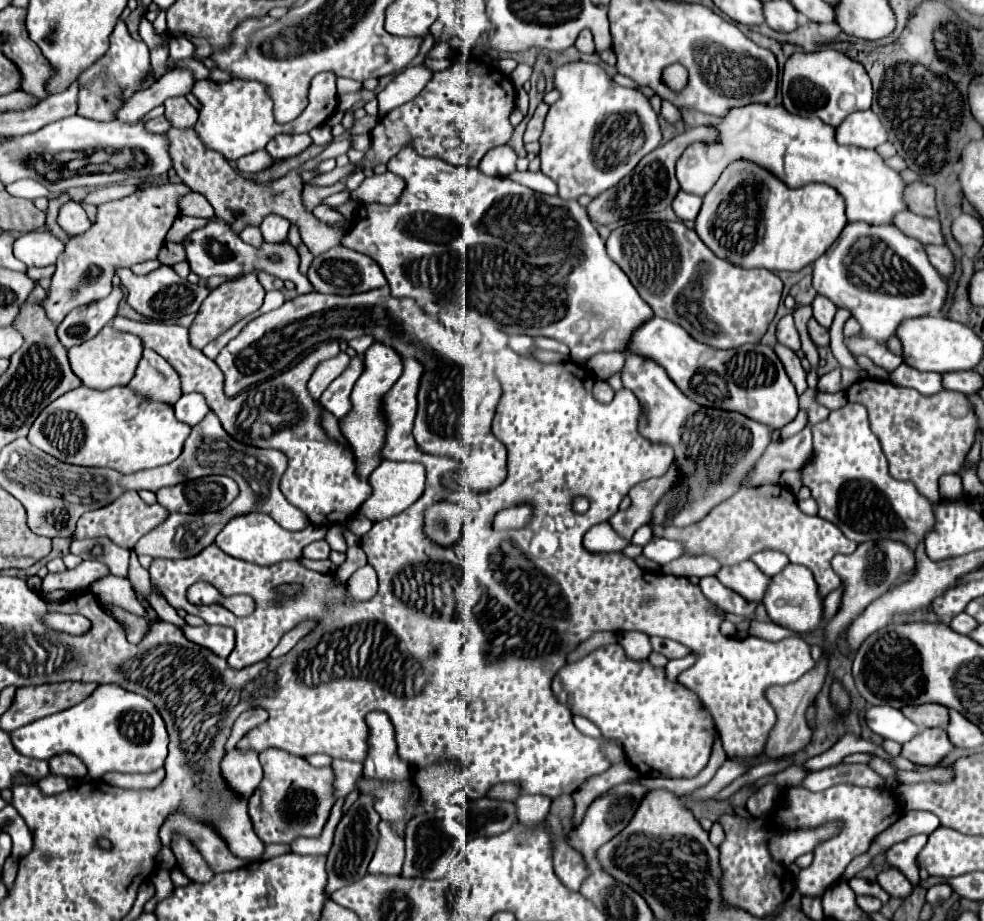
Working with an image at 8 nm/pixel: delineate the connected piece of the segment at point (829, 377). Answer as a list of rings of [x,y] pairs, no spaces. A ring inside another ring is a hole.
[[[834,369],[826,375],[822,375],[818,379],[818,391],[822,393],[838,393],[842,391],[842,383],[840,383],[840,369]]]

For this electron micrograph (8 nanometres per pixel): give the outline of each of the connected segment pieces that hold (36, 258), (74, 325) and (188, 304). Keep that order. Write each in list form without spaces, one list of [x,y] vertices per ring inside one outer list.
[[[30,231],[20,235],[14,243],[14,255],[28,267],[54,265],[58,255],[64,251],[64,243],[50,231]]]
[[[112,287],[112,293],[100,301],[90,305],[82,305],[72,309],[64,321],[58,325],[58,339],[60,343],[70,349],[80,345],[100,333],[100,329],[110,323],[118,313],[118,303],[122,301],[122,289]]]
[[[158,267],[156,271],[138,277],[134,275],[130,269],[116,268],[116,275],[122,279],[122,285],[128,291],[128,305],[132,309],[136,309],[140,315],[148,317],[148,319],[156,319],[156,321],[168,321],[168,319],[176,319],[188,313],[196,313],[202,305],[202,301],[208,297],[208,289],[200,287],[200,285],[192,285],[186,279],[178,277],[172,267]]]

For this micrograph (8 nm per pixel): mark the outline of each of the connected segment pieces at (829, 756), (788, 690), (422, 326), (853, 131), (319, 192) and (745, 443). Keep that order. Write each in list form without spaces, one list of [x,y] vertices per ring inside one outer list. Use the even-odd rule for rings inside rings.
[[[844,735],[832,749],[828,749],[828,751],[822,753],[822,755],[816,755],[816,757],[804,761],[802,767],[804,767],[808,773],[812,773],[812,771],[816,771],[816,769],[824,769],[824,767],[828,767],[828,765],[842,763],[842,759],[844,759],[846,755],[850,755],[850,753],[862,753],[862,751],[866,751],[866,753],[876,753],[876,755],[880,755],[884,761],[890,761],[890,755],[888,755],[884,749],[880,749],[878,745],[874,745],[874,743],[870,743],[870,741],[864,741],[864,739],[860,739],[860,737],[854,737],[854,735]]]
[[[824,651],[822,659],[816,663],[816,667],[812,671],[808,671],[804,677],[800,677],[798,681],[790,683],[790,685],[772,685],[766,691],[766,699],[776,709],[778,721],[768,735],[768,741],[764,745],[764,755],[768,755],[770,759],[780,759],[780,757],[786,757],[786,755],[792,755],[792,753],[800,751],[804,745],[810,743],[812,733],[810,733],[810,727],[806,723],[806,709],[814,703],[818,691],[824,685],[826,675],[828,675],[828,653]]]
[[[388,285],[350,297],[324,293],[298,295],[282,307],[256,317],[216,357],[216,363],[226,377],[224,393],[236,397],[242,389],[274,377],[316,343],[334,339],[350,341],[362,335],[372,335],[376,341],[394,347],[402,357],[416,357],[424,365],[426,371],[420,381],[418,415],[414,423],[414,439],[418,447],[424,453],[448,455],[460,461],[468,475],[468,483],[476,491],[488,491],[500,485],[506,479],[506,447],[490,431],[494,409],[502,395],[500,383],[492,375],[494,353],[488,349],[490,335],[486,341],[482,341],[482,337],[480,341],[474,339],[474,347],[466,345],[436,317],[432,319],[426,315],[414,299],[392,297]]]
[[[870,109],[852,113],[840,127],[836,127],[836,141],[840,141],[840,145],[876,149],[886,139],[888,133],[884,133],[880,119]]]
[[[338,181],[336,185],[332,187],[318,187],[318,185],[308,185],[304,183],[304,191],[302,191],[302,197],[304,197],[304,205],[308,205],[308,209],[314,209],[316,205],[320,205],[320,201],[332,193],[338,193],[346,189],[342,181]]]
[[[628,355],[620,377],[622,385],[638,397],[642,406],[639,433],[648,441],[670,445],[680,473],[680,481],[656,503],[652,521],[700,521],[704,511],[708,513],[746,485],[750,471],[770,443],[770,429],[766,425],[740,413],[700,407],[680,393],[656,361],[644,359],[642,355]],[[702,505],[706,505],[706,509]]]

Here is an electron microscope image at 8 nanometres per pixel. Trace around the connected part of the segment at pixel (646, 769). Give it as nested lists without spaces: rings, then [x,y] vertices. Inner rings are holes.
[[[618,643],[600,647],[574,663],[566,663],[554,675],[552,691],[560,703],[570,707],[572,715],[590,719],[606,739],[618,739],[624,745],[628,763],[643,776],[696,777],[708,765],[716,727],[698,695],[678,681],[668,681],[666,671],[650,665],[648,659],[636,661],[626,657]]]

